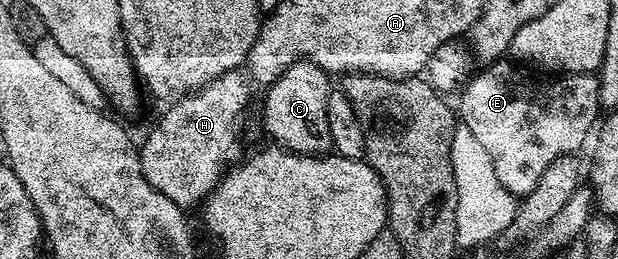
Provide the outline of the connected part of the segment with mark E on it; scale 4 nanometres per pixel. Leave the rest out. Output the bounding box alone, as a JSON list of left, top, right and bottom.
[459,58,602,198]

